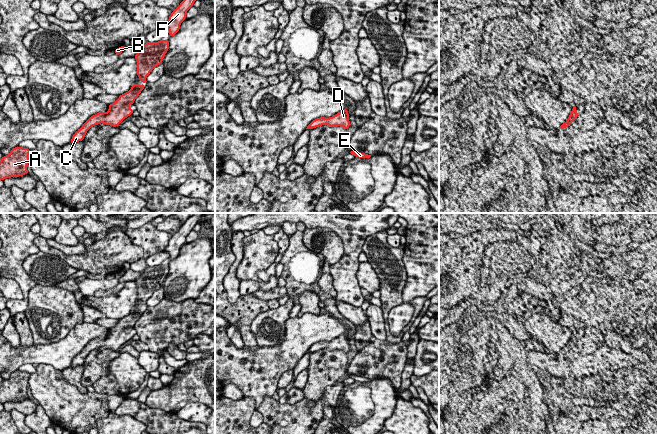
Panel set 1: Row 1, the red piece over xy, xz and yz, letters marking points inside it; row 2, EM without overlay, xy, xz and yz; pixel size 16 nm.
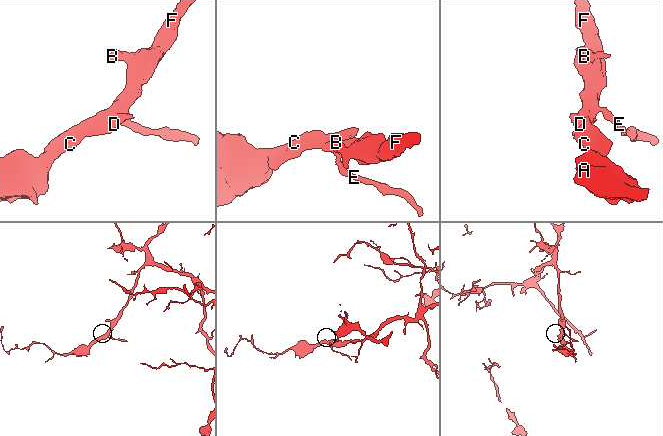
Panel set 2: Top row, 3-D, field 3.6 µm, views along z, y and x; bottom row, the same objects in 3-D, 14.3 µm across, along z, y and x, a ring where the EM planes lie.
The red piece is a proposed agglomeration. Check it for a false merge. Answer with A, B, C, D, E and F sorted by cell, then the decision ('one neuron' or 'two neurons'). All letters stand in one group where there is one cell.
A B C D E F; one neuron

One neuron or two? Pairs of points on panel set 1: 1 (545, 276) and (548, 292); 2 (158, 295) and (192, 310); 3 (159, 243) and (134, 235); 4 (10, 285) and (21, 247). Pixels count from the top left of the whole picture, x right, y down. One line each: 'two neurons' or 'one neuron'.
1: two neurons
2: two neurons
3: one neuron
4: two neurons

